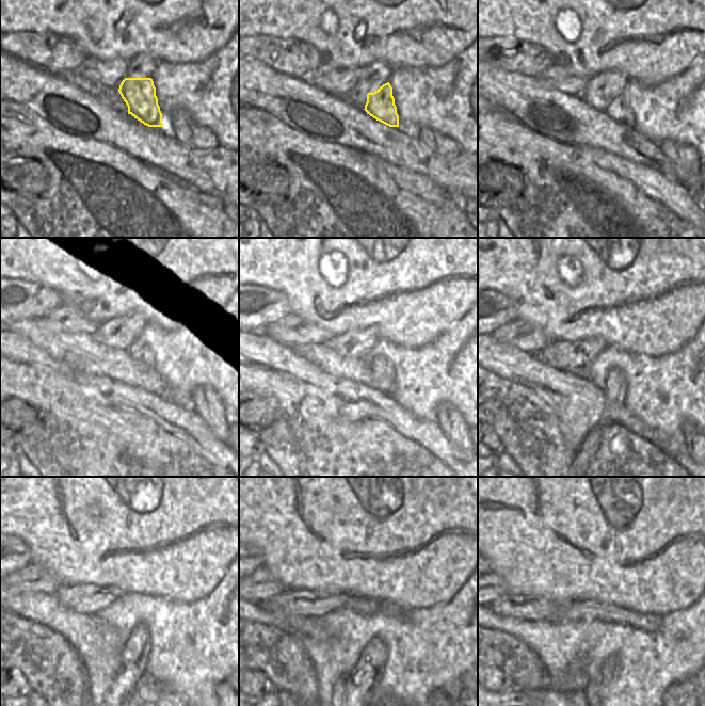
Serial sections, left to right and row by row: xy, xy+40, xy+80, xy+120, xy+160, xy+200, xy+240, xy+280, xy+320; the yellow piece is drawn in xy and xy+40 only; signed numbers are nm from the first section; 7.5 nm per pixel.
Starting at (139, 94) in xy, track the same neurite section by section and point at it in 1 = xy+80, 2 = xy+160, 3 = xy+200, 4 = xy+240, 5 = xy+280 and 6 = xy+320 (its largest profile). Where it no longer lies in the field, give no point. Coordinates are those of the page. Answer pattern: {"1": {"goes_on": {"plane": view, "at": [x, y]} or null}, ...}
{"1": {"goes_on": {"plane": "xy+80", "at": [619, 110]}}, "2": {"goes_on": {"plane": "xy+160", "at": [383, 373]}}, "3": {"goes_on": {"plane": "xy+200", "at": [615, 390]}}, "4": {"goes_on": {"plane": "xy+240", "at": [133, 657]}}, "5": {"goes_on": {"plane": "xy+280", "at": [359, 682]}}, "6": {"goes_on": {"plane": "xy+320", "at": [594, 683]}}}

